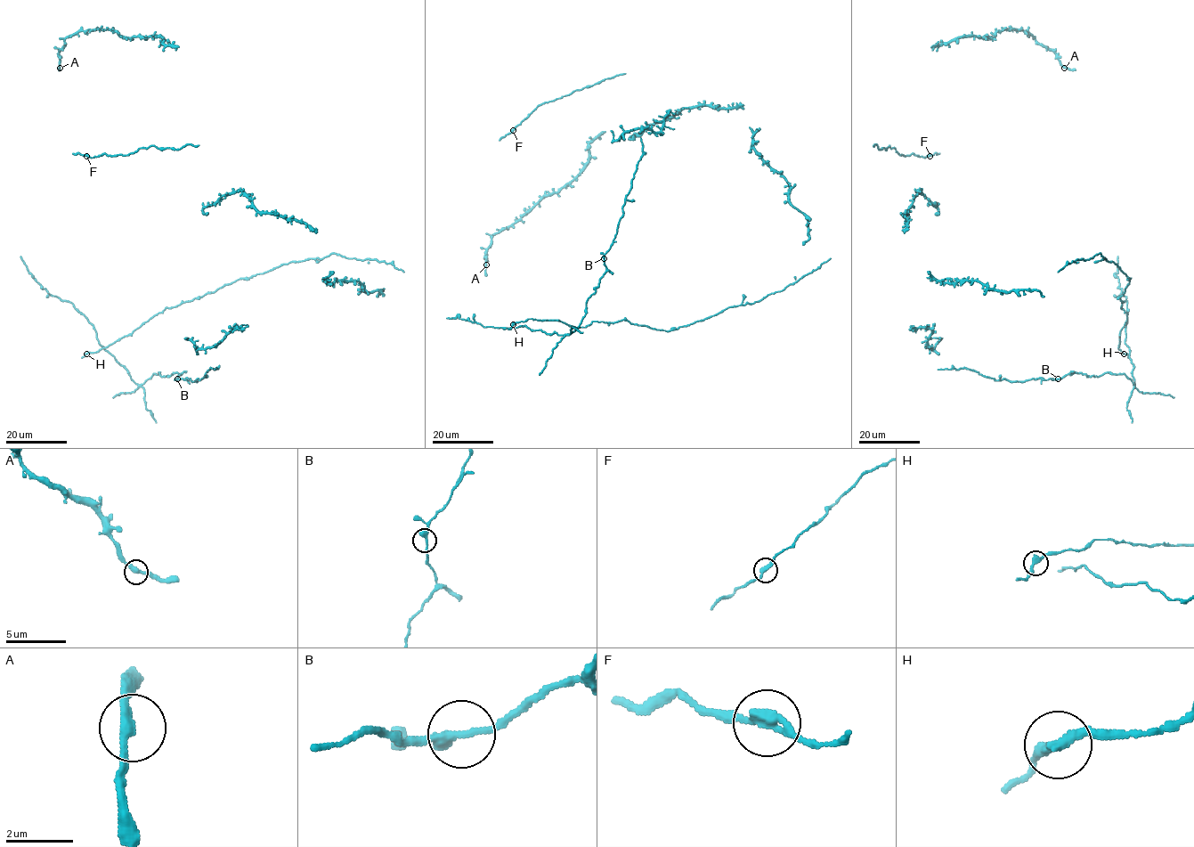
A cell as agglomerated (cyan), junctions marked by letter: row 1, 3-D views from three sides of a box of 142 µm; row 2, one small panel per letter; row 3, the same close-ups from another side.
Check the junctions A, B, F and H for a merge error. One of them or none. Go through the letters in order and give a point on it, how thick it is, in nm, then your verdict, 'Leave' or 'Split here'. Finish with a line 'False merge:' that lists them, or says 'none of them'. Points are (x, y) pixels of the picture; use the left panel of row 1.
A: Place: (60, 68). Thickness 320 nm. Leave
B: Place: (177, 378). Thickness 320 nm. Leave
F: Place: (86, 156). Thickness 300 nm. Leave
H: Place: (86, 354). Thickness 300 nm. Leave
False merge: none of them

